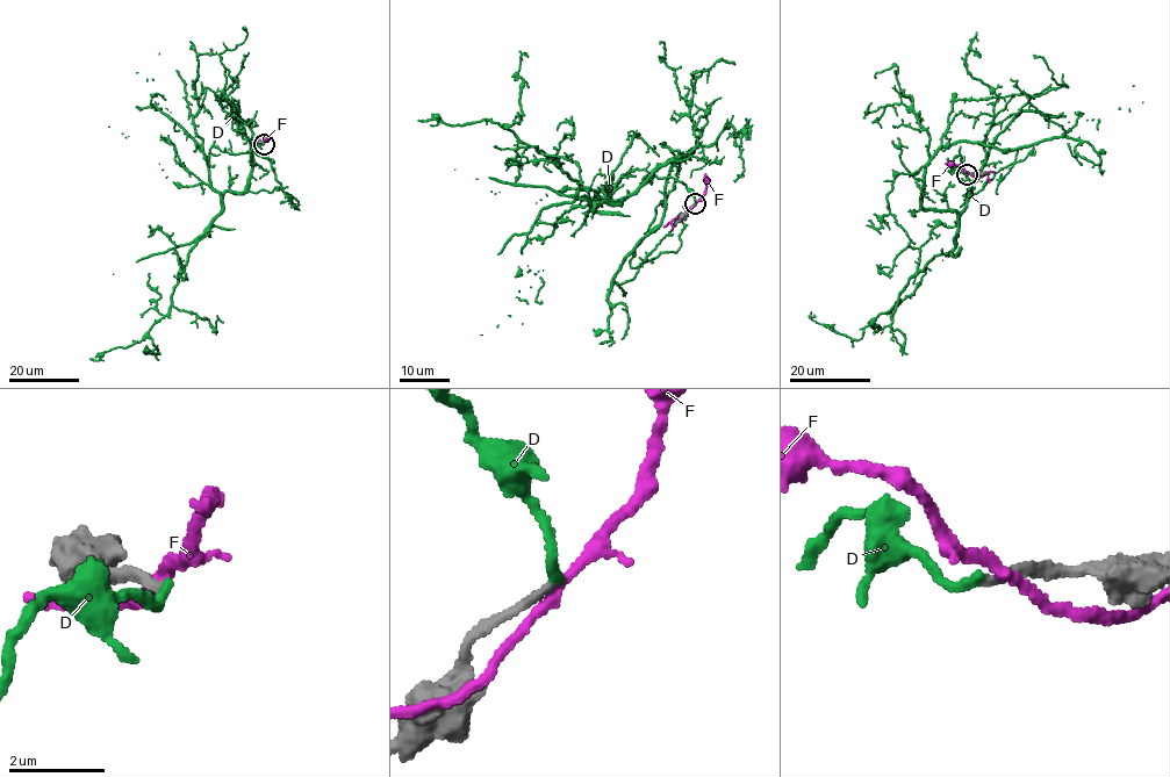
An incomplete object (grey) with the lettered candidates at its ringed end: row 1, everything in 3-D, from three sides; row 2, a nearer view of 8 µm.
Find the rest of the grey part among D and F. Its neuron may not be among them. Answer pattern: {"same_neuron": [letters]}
{"same_neuron": []}

